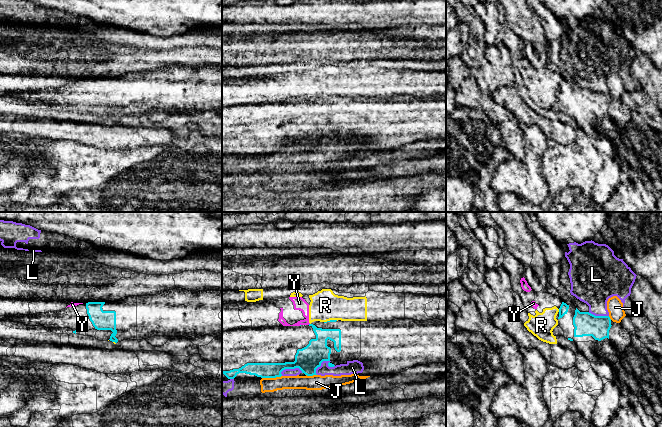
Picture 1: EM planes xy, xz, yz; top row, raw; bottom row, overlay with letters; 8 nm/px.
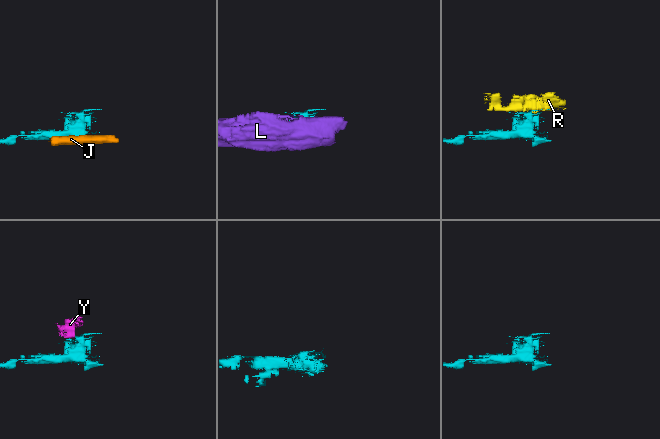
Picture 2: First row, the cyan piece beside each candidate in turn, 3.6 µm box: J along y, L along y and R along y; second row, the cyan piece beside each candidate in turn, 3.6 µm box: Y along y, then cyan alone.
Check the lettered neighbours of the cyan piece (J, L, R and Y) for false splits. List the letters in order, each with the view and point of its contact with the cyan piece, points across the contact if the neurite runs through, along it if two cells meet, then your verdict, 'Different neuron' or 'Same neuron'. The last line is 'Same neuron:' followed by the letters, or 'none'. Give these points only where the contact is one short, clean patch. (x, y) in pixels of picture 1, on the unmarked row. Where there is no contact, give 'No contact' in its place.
J: Touches cyan at xz (271, 153). Different neuron
L: Touches cyan at xz (323, 136). Different neuron
R: Touches cyan at xz (330, 96). Boundary: xz (337, 96), (327, 96), (324, 98). Different neuron
Y: No contact. Different neuron
Same neuron: none

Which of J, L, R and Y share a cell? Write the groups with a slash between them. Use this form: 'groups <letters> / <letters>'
groups J L / R Y

